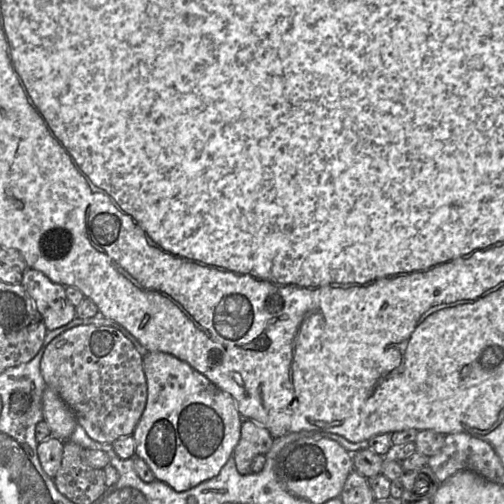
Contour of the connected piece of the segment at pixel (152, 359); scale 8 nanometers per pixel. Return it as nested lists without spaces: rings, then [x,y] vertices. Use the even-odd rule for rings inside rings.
[[[148,353],[145,357],[143,357],[143,371],[147,384],[147,402],[140,421],[132,434],[135,441],[135,457],[142,459],[147,464],[157,481],[167,484],[176,492],[189,490],[200,483],[217,476],[222,467],[233,455],[233,451],[240,439],[243,418],[237,409],[236,401],[231,395],[219,389],[205,376],[193,369],[189,364],[167,353]]]

